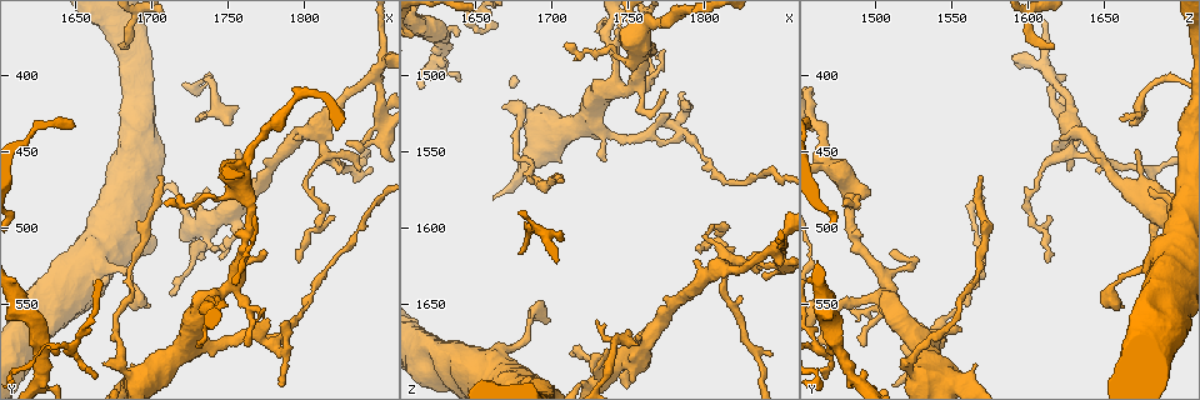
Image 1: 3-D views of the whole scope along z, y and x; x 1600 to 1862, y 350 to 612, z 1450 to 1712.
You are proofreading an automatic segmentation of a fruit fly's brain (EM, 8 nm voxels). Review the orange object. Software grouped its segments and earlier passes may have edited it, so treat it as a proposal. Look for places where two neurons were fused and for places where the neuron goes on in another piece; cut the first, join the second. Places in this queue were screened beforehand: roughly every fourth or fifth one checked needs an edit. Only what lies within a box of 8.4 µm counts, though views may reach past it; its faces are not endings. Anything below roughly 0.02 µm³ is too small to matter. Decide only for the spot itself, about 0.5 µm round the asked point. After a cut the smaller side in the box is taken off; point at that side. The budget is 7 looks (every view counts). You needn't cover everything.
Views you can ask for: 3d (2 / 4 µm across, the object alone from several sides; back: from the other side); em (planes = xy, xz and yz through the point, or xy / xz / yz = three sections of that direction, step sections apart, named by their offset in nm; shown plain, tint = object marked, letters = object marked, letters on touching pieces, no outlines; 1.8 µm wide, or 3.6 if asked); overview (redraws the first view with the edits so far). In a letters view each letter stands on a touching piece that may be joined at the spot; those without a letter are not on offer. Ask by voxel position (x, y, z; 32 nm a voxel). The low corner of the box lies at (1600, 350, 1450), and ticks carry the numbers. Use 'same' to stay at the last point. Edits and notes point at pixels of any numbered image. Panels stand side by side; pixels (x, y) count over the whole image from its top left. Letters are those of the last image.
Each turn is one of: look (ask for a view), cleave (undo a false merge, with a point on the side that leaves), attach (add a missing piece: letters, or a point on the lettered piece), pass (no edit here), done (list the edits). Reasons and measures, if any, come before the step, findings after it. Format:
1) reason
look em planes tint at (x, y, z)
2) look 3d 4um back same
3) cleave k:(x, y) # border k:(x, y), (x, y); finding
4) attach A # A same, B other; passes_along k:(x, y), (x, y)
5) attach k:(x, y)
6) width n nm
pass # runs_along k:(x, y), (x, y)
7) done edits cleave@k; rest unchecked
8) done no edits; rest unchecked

four or more arms meet
look em xy step 8 letters at (1844, 404, 1616)

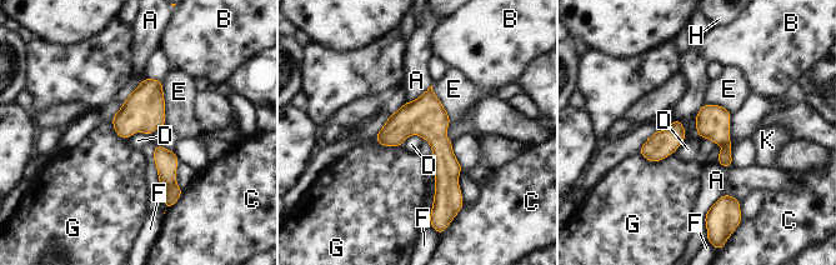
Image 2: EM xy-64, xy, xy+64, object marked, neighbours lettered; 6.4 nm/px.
pass # A other, B other, C other, D other, E other, F other, G other, H other, K other; continuous, no second neuron

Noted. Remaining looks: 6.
sharp bend
look 3d 4um at (1814, 448, 1628)

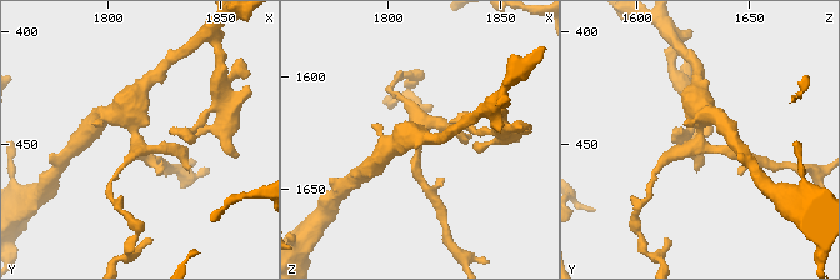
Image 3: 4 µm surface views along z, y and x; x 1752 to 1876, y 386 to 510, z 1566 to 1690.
look em xz step 4 tint at (1812, 448, 1627)

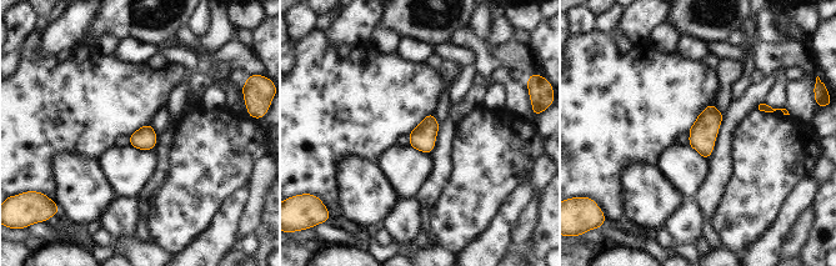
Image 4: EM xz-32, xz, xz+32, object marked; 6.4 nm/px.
another direction
look em planes letters same

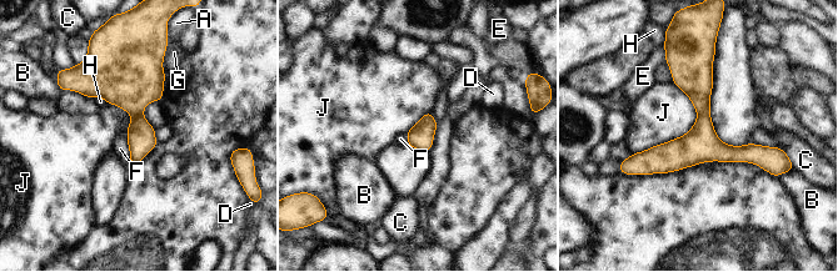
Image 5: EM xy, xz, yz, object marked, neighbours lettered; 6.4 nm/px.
width 160 nm
pass # A other, B other, C other, D other, E other, F other, G other, H other, J other; one neuron here

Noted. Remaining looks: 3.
free end
look em xy step 4 letters at (1754, 448, 1672)

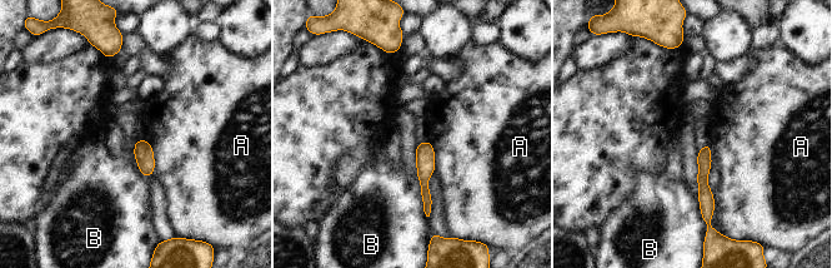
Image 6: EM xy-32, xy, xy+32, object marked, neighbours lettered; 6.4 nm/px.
cut it another way
look em planes letters same

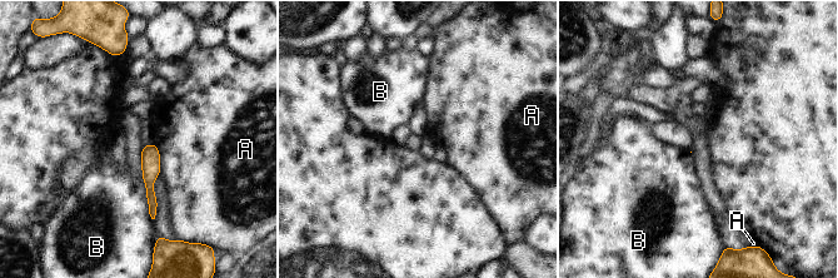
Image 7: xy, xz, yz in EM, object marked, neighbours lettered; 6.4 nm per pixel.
pass # A other, B other; runs_along 7:(151, 147), (150, 197), (153, 212); none of them fits

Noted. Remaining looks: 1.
done no edits; rest unchecked

